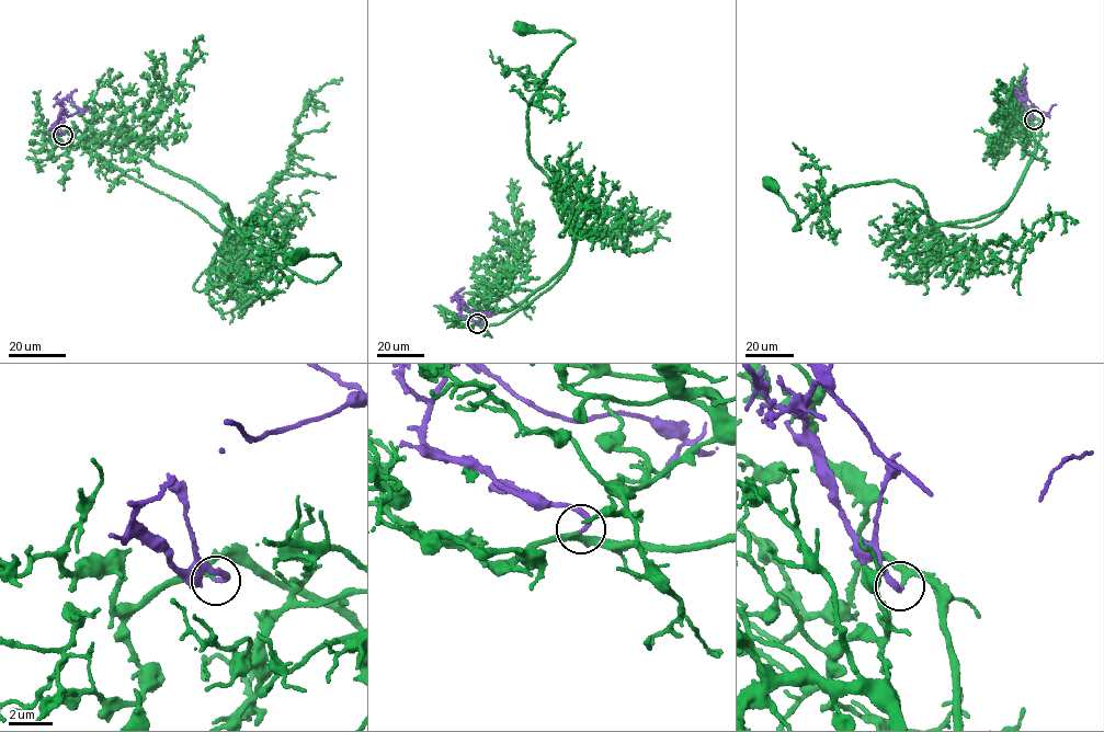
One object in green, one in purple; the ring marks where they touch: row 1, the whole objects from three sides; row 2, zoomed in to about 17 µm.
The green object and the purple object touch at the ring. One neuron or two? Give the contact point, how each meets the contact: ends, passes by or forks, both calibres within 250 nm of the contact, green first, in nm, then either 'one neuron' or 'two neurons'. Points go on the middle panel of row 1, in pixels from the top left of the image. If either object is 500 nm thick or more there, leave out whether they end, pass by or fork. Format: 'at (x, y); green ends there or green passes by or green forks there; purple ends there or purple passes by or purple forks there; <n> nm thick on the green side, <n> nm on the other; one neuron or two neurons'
at (477, 323); green passes by; purple ends there; 240 nm thick on the green side, 240 nm on the other; one neuron

